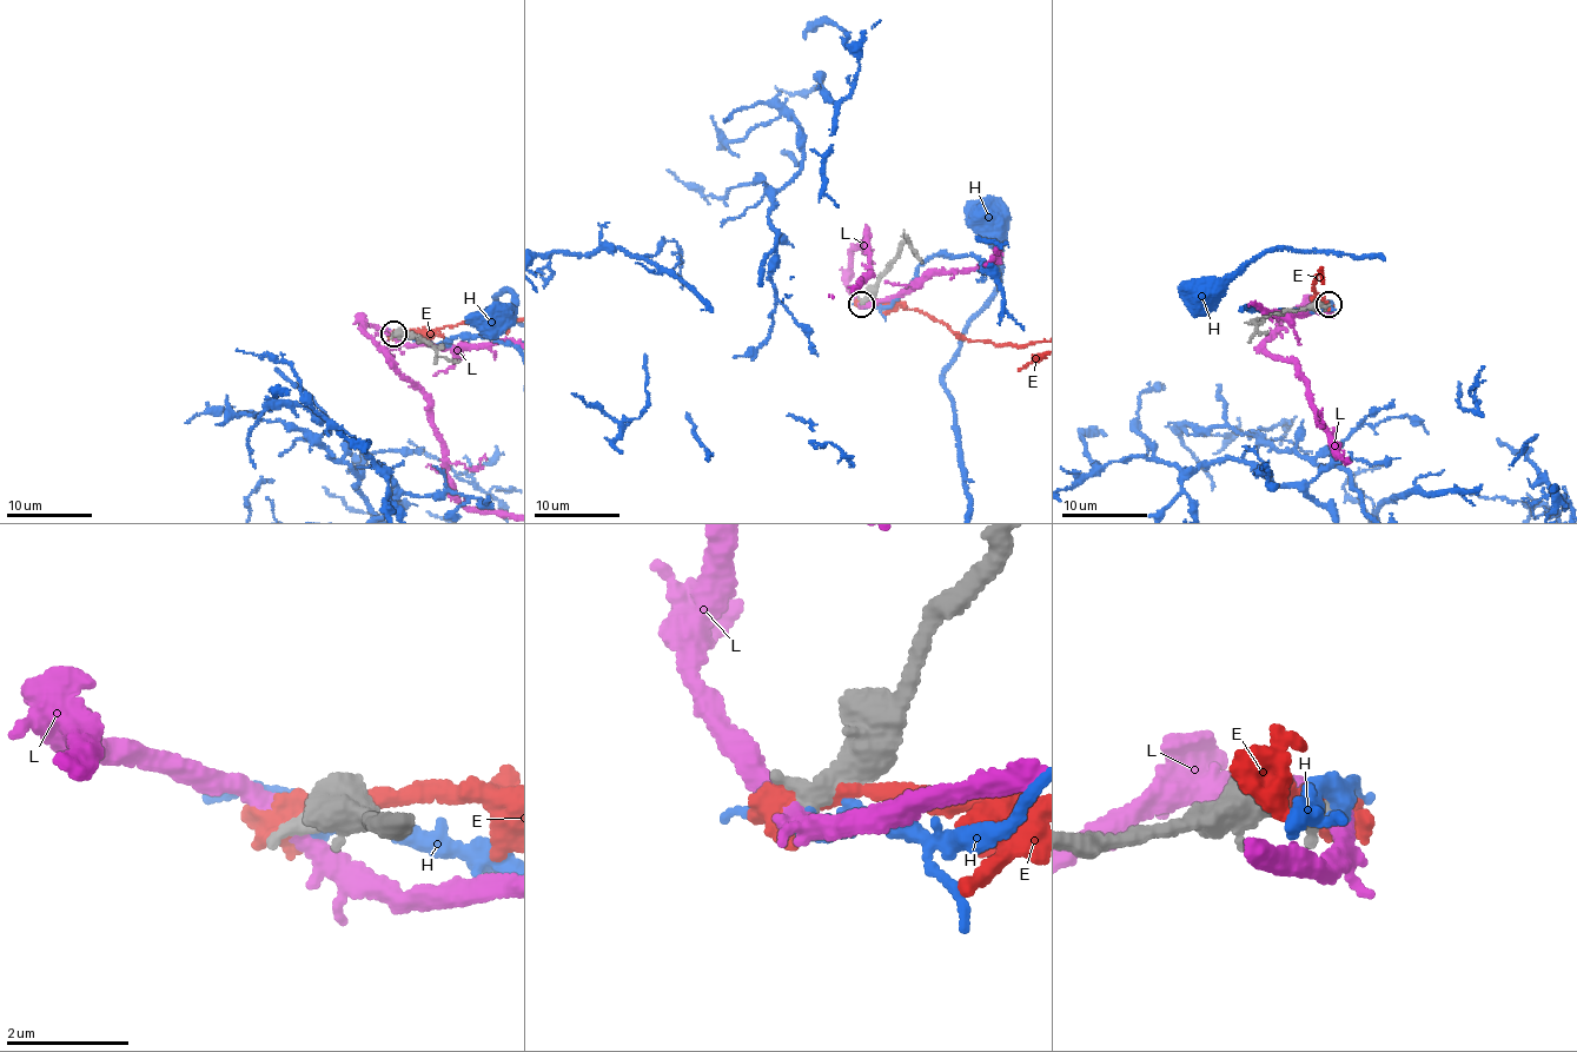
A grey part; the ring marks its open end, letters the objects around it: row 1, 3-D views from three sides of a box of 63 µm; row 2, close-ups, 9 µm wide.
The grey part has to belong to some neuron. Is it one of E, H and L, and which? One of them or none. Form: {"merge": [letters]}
{"merge": []}

